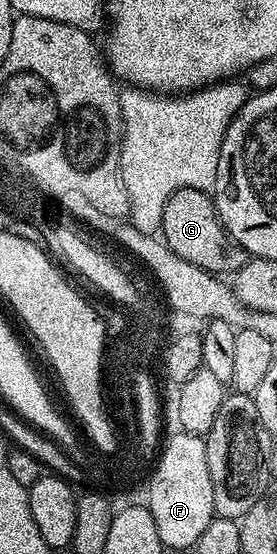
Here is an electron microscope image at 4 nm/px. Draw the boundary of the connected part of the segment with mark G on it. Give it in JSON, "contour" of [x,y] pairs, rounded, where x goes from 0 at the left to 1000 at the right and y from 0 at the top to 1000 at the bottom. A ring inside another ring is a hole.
{"contour":[[[653,339],[617,352],[588,377],[578,419],[588,435],[639,462],[780,496],[830,495],[874,482],[899,466],[895,455],[870,446],[834,444],[823,422],[783,390],[765,354],[704,339]]]}

